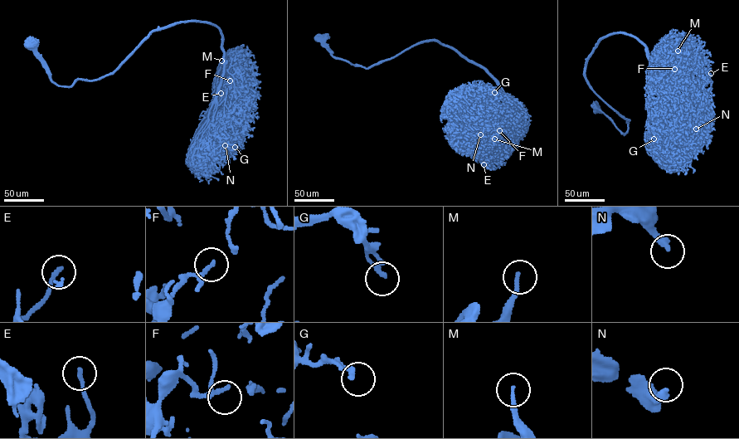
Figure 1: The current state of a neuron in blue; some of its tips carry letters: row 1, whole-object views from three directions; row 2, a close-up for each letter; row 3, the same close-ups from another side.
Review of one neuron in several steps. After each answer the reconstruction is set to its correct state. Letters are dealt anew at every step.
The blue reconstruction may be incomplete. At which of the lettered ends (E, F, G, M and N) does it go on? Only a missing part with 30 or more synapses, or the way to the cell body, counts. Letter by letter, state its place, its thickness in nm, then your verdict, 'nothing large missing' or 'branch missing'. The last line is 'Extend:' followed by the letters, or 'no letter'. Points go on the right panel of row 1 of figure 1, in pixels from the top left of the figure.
E: place (711, 73); calibre 180 nm; branch missing
F: place (674, 69); calibre 130 nm; nothing large missing
G: place (653, 139); calibre 220 nm; nothing large missing
M: place (678, 51); calibre 200 nm; nothing large missing
N: place (696, 129); calibre 300 nm; nothing large missing
Extend: E

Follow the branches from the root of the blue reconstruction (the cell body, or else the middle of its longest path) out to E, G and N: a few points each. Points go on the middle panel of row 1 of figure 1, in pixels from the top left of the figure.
E: (318, 37), (334, 57), (367, 68), (433, 41), (478, 64), (503, 99), (477, 152), (483, 164)
G: (318, 37), (367, 68), (438, 41), (496, 81), (502, 108), (483, 114), (476, 104), (487, 84), (494, 92)
N: (318, 37), (334, 57), (367, 68), (423, 41), (456, 50), (503, 94), (501, 109), (465, 121), (480, 134)

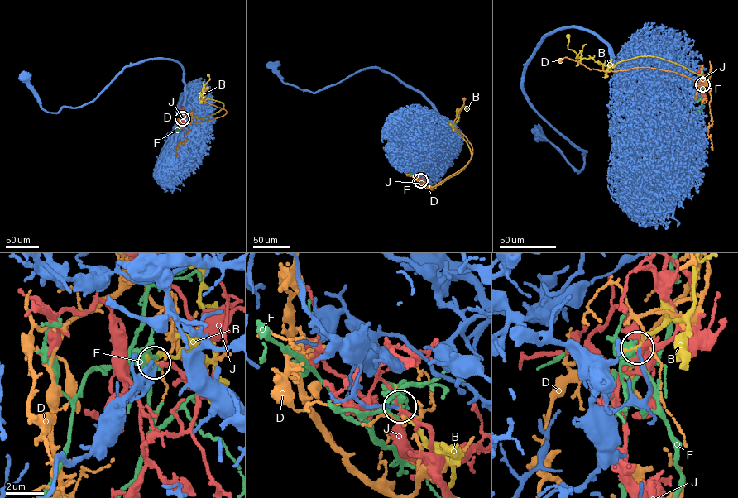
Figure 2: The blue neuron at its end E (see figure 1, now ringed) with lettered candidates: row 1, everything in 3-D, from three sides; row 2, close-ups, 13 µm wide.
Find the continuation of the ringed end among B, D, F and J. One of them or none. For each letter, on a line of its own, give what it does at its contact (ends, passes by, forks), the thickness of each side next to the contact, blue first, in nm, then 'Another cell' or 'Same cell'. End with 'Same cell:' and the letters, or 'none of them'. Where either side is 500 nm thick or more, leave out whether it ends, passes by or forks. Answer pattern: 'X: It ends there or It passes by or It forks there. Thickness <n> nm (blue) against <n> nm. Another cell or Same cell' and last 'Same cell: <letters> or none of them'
B: It ends there. Thickness 170 nm (blue) against 200 nm. Another cell
D: It passes by. Thickness 170 nm (blue) against 120 nm. Another cell
F: It passes by. Thickness 200 nm (blue) against 380 nm. Another cell
J: It passes by. Thickness 180 nm (blue) against 200 nm. Another cell
Same cell: none of them

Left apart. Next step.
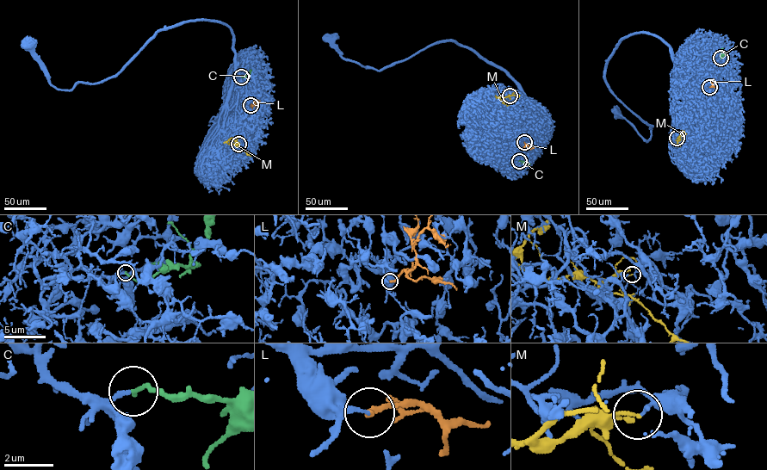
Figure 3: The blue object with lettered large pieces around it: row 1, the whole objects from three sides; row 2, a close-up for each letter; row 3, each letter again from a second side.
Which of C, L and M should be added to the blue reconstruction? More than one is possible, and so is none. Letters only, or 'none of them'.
C

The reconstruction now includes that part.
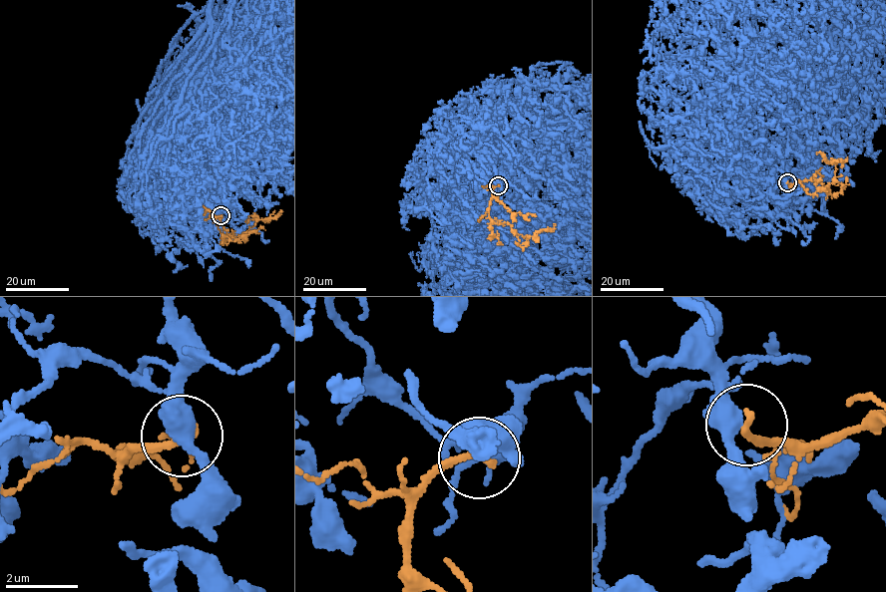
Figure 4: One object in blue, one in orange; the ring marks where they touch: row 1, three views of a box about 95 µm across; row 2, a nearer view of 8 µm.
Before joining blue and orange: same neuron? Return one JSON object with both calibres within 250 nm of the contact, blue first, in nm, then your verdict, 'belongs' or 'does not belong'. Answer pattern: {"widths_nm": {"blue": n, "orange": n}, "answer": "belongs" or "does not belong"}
{"widths_nm": {"blue": 360, "orange": 240}, "answer": "does not belong"}

